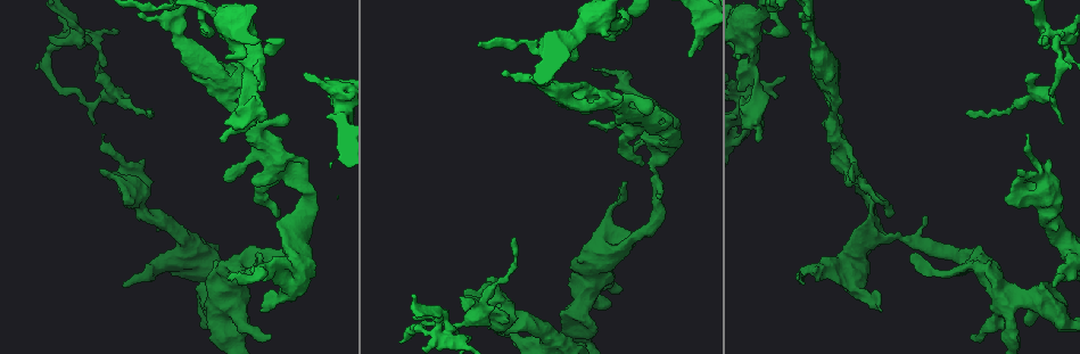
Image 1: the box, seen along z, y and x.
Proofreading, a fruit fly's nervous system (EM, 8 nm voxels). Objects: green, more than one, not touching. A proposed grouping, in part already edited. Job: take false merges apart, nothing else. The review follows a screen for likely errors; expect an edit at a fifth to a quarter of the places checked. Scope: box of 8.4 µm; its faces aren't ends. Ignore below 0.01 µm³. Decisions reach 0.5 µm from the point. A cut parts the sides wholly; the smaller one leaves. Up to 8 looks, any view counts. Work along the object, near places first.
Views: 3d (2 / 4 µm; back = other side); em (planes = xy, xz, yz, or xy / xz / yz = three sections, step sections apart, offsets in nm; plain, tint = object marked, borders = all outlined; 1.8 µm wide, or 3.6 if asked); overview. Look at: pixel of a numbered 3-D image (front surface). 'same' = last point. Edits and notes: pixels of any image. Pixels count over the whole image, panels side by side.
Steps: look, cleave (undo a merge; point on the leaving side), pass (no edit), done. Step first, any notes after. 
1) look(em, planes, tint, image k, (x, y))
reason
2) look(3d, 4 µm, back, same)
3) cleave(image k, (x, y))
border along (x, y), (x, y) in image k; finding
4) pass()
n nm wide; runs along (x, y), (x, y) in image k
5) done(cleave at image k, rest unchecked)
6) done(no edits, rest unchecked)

look(em, xy, step 16, tint, image 1, (455, 340))

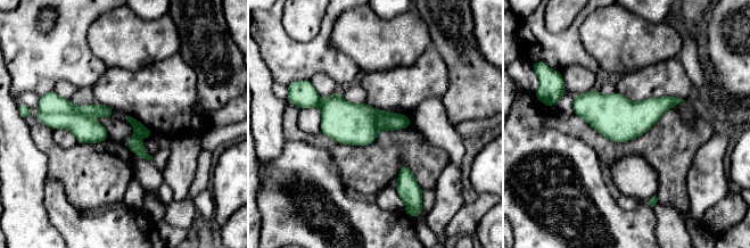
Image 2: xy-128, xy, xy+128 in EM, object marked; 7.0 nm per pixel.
cleave(image 2, (51, 102))
border along (44, 113), (84, 114) in image 2; two neurons meet here

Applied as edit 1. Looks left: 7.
look(overview)
redraw

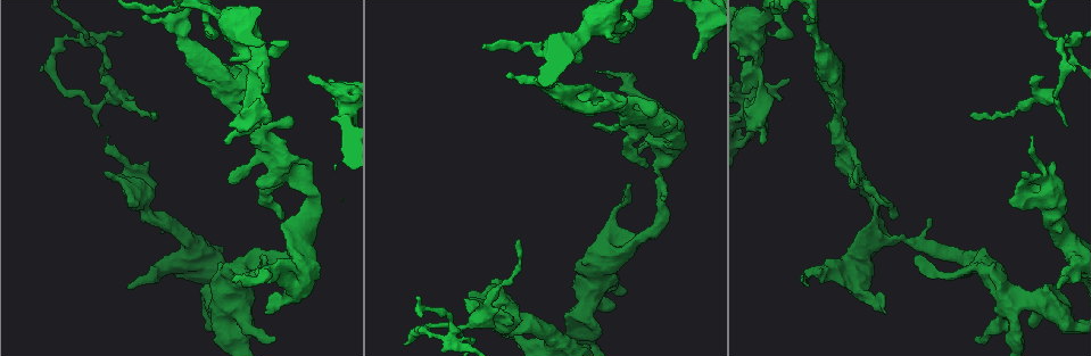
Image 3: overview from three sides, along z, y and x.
look(em, planes, tint, image 3, (781, 24))
abrupt turn

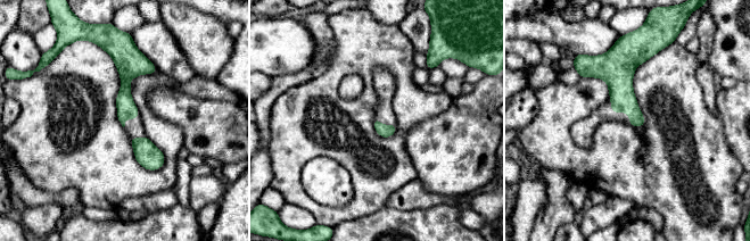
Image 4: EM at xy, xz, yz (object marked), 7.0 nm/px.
pass()
one neuron here

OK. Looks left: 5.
look(em, planes, tint, image 3, (242, 69))
abrupt turn

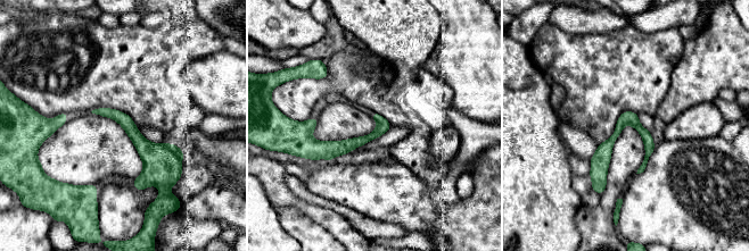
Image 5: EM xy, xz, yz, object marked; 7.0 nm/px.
pass()
runs along (98, 111), (131, 128), (158, 182) in image 5; continuous, no second neuron

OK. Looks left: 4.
done(cleave at image 2, rest unchecked)

